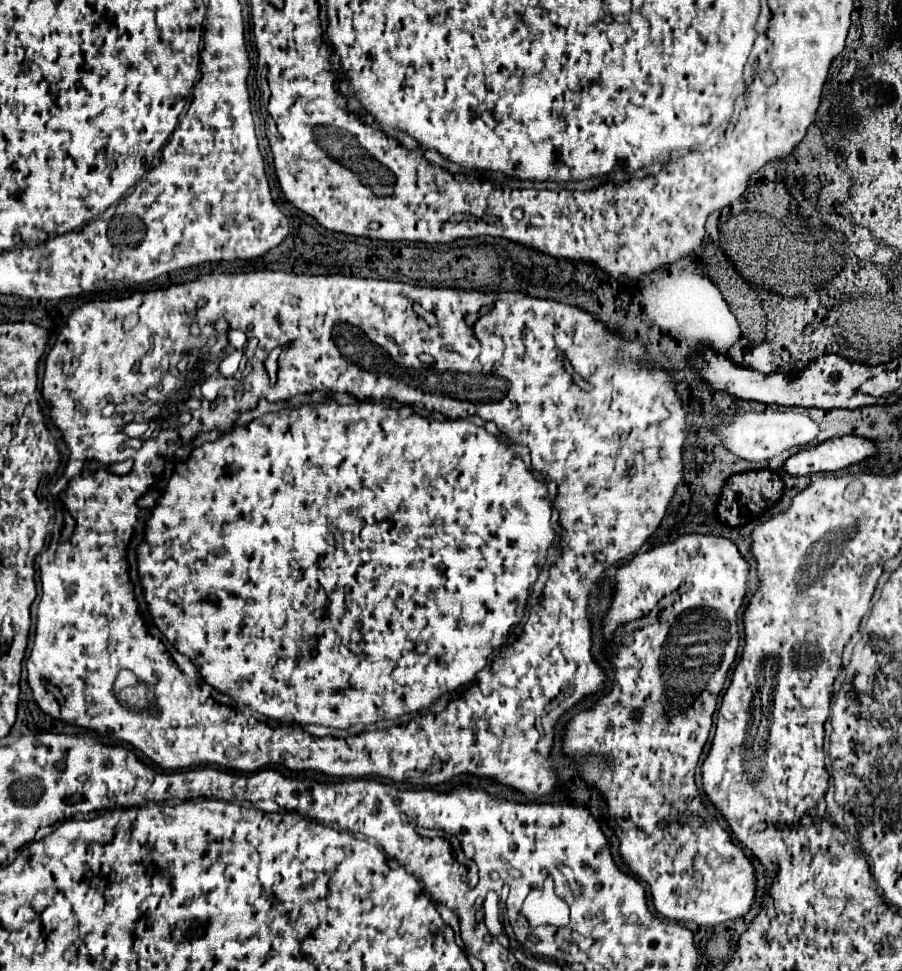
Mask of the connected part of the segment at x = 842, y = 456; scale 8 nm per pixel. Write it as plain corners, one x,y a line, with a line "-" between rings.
845,435
845,437
827,439
817,447
795,453
783,463
781,471
791,477
809,475
817,471
837,471
847,465
859,463
873,453
875,447
869,439
857,435

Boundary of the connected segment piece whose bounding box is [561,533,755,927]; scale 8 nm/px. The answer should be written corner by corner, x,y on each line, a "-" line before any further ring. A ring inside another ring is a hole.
689,533
689,535
681,535
679,539
671,541
671,543
663,543
659,547
653,547
645,553
635,555
635,559
631,559
629,563
621,565
615,569
613,575
613,585
615,585
615,593
613,593
613,601
611,607
607,609
603,621
601,621
601,635
611,639
611,653
609,653
609,665
613,669
613,687
607,693
601,693
599,699
585,711
581,711
579,715
575,715
573,719
567,721
567,725
563,727
561,739
563,739
563,753
565,757
569,757
575,763
575,771
579,775
579,779
583,779
587,785
595,787
599,791
599,795
603,797
603,801
607,803
609,815
617,821
623,821
623,831
615,831
617,839
619,839
619,855
621,861
643,881
649,883
651,889
651,897
653,897
653,905
655,909
671,919
671,921
693,921
699,927
713,927
713,925
721,925
729,919
737,919
743,917
753,901
753,893
755,893
755,871
751,861
745,857
745,853
733,843
729,841
729,833
725,829
721,829
721,825
717,821
713,821
713,817
709,815
709,811
703,807
703,799
701,793
695,785
695,767
699,761
699,755
707,743
709,731
711,731
711,717
713,711
717,707
717,697
719,691
723,689
725,677
729,667
735,661
737,655
737,647
739,647
739,633
737,633
737,617
739,617
739,607
743,603
743,595
745,595
745,581
747,581
747,561
741,557
741,553
737,551
735,543
731,543
727,537
719,537
719,535
697,535
697,533
-
667,595
673,595
673,603
667,607
661,607
655,621
653,623
645,623
641,625
641,619
653,611
653,607
-
631,833
645,833
647,837
635,837

